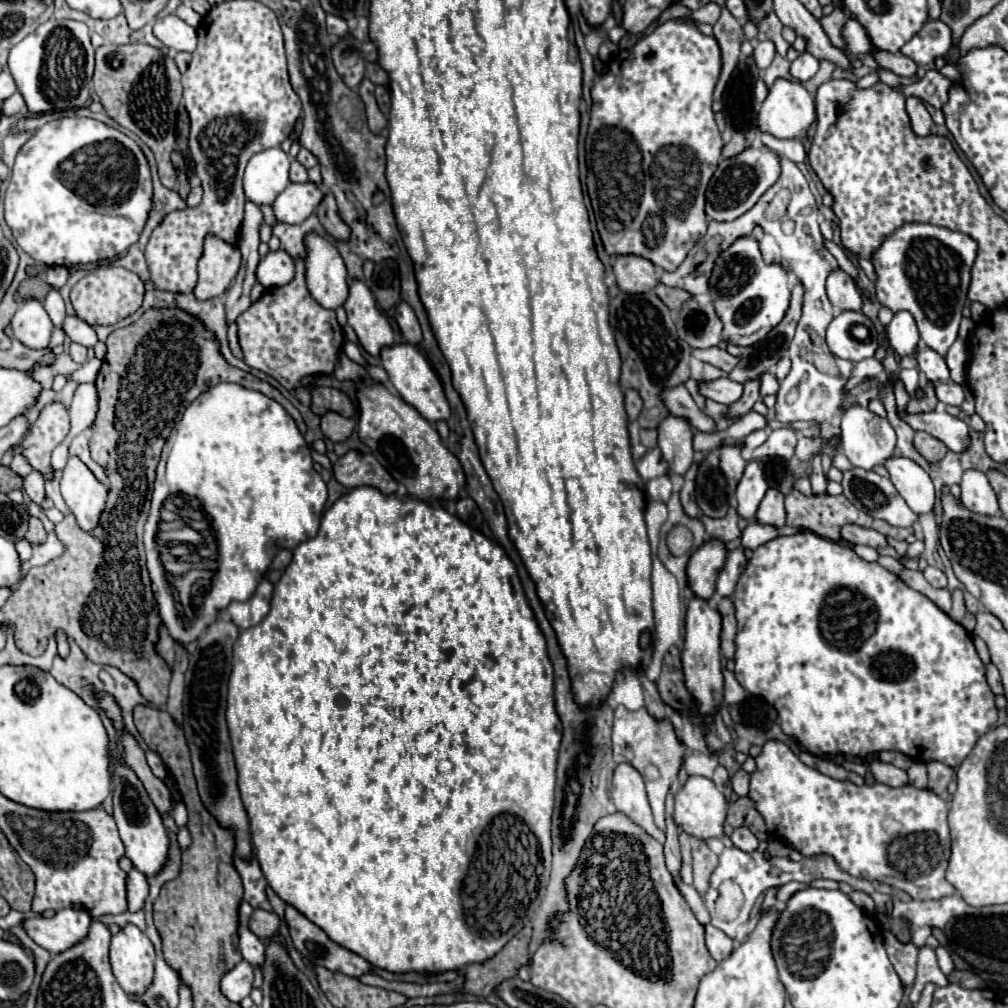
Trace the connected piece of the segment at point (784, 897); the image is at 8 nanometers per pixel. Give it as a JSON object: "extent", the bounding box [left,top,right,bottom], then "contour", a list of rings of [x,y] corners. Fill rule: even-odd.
{"extent":[776,882,809,904],"contour":[[[789,882],[778,888],[776,899],[779,903],[785,904],[795,892],[807,887],[809,887],[807,884],[805,885],[799,882]]]}

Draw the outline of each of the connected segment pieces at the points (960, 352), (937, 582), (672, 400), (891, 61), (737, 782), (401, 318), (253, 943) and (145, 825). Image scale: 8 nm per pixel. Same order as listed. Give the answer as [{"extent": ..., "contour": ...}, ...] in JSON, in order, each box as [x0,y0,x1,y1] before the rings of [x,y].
[{"extent":[945,339,967,383],"contour":[[[957,339],[947,357],[945,357],[945,363],[949,367],[949,375],[951,375],[951,381],[953,383],[965,383],[965,371],[967,371],[967,341],[965,339]]]},{"extent":[923,565,947,589],"contour":[[[929,565],[929,567],[923,571],[923,575],[925,575],[925,579],[927,579],[933,587],[939,587],[939,589],[947,587],[947,579],[945,579],[945,573],[943,573],[941,569]]]},{"extent":[663,385,717,433],"contour":[[[683,385],[671,389],[671,393],[663,393],[663,401],[675,417],[687,419],[691,423],[691,427],[695,427],[697,431],[705,431],[705,433],[717,431],[715,421],[695,405],[693,397],[689,395],[689,391]]]},{"extent":[869,45,917,77],"contour":[[[873,45],[871,51],[869,51],[869,55],[877,61],[879,67],[889,69],[889,71],[893,71],[893,73],[897,73],[897,75],[911,77],[911,75],[917,71],[917,65],[915,65],[909,57],[905,57],[905,55],[901,55],[901,53],[889,53],[889,51],[877,49],[877,47]]]},{"extent":[731,769,749,795],"contour":[[[739,769],[735,775],[733,775],[733,779],[731,779],[731,783],[733,783],[733,791],[737,793],[737,795],[747,795],[747,791],[749,791],[749,773],[745,773],[743,769]]]},{"extent":[395,301,421,343],"contour":[[[401,301],[397,307],[395,307],[395,321],[401,329],[401,341],[407,341],[407,343],[419,343],[421,341],[421,327],[419,327],[419,321],[413,313],[413,309]]]},{"extent":[239,901,263,965],"contour":[[[246,901],[239,905],[239,949],[245,961],[251,965],[263,965],[263,941],[249,929],[249,917],[253,909]]]},{"extent":[111,757,169,877],"contour":[[[111,757],[111,777],[113,777],[113,817],[119,827],[121,841],[125,845],[125,857],[131,859],[133,867],[141,871],[145,877],[159,875],[167,865],[169,853],[169,833],[161,821],[157,807],[147,797],[143,783],[127,769],[127,765],[119,765],[115,757]]]}]

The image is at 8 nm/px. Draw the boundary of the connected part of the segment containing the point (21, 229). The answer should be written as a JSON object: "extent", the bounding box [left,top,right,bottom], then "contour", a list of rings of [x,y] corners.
{"extent":[5,117,151,265],"contour":[[[61,117],[41,127],[19,151],[5,193],[5,221],[19,247],[43,265],[87,265],[113,259],[137,243],[151,211],[151,173],[139,145],[87,117]]]}

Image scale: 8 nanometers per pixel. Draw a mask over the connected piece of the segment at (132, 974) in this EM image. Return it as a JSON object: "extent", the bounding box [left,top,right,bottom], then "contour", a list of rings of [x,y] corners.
{"extent":[111,923,155,995],"contour":[[[127,923],[111,937],[111,967],[121,989],[129,995],[143,995],[153,981],[155,951],[147,935]]]}

